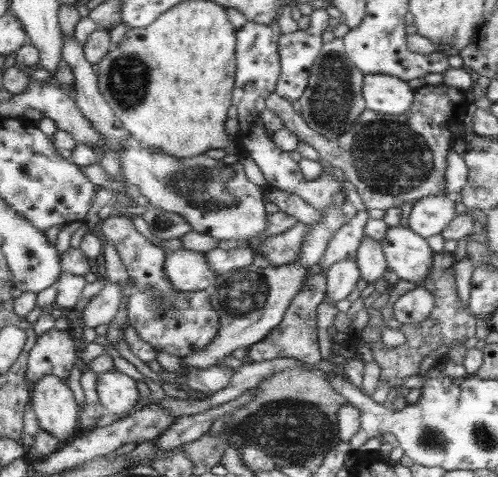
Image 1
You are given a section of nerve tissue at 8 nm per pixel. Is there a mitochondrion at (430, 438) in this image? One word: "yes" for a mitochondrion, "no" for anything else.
yes

